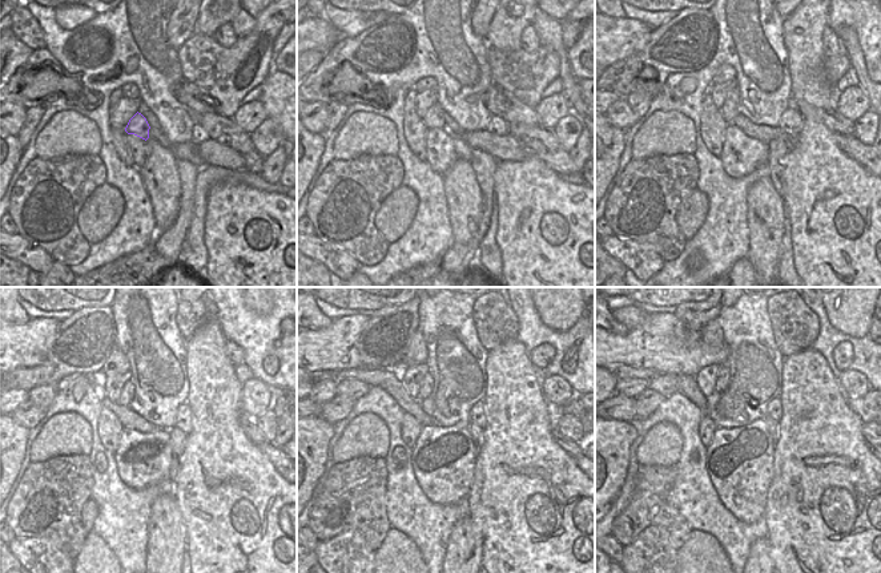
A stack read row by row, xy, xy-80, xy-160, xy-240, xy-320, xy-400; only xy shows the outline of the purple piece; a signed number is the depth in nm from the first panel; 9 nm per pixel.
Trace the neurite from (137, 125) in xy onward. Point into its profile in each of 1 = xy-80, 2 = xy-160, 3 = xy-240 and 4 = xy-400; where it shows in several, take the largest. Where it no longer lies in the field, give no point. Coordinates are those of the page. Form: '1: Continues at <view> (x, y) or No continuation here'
1: Continues at xy-80 (434, 117)
2: Continues at xy-160 (729, 112)
3: Continues at xy-240 (127, 394)
4: Continues at xy-400 (723, 375)

